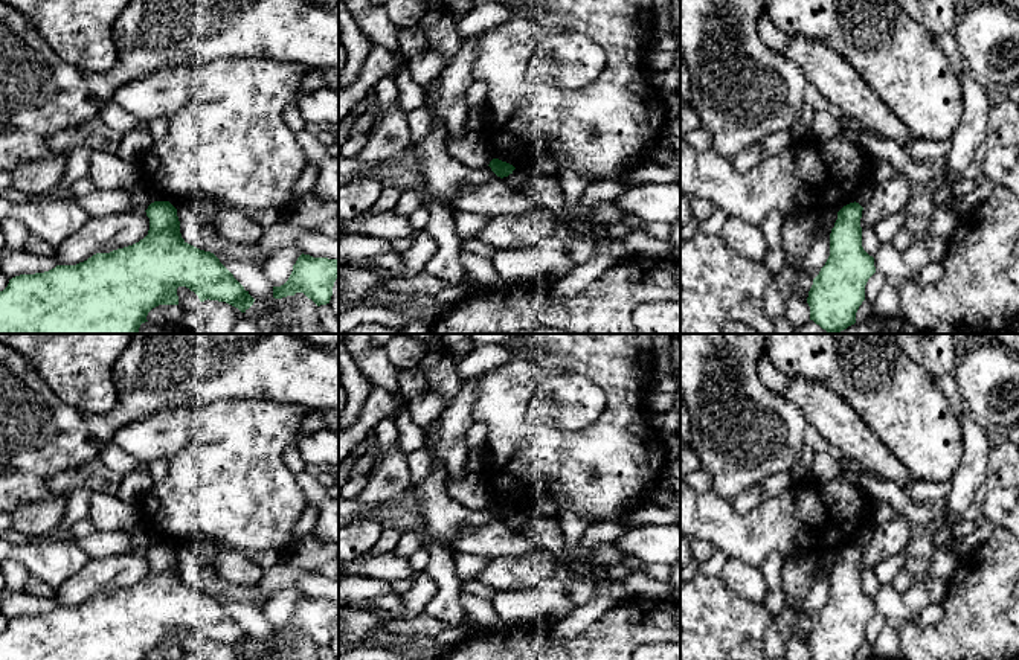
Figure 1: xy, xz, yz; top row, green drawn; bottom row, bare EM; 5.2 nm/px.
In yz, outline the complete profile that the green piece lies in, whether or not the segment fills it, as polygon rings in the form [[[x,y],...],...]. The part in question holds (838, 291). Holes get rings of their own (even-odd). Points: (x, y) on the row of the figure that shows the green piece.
[[[854,201],[837,212],[830,256],[808,291],[810,320],[827,332],[841,332],[856,323],[865,285],[876,273],[874,258],[862,247],[862,210]]]

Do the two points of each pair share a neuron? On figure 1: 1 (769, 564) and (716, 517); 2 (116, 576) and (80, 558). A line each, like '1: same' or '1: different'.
1: different
2: different

